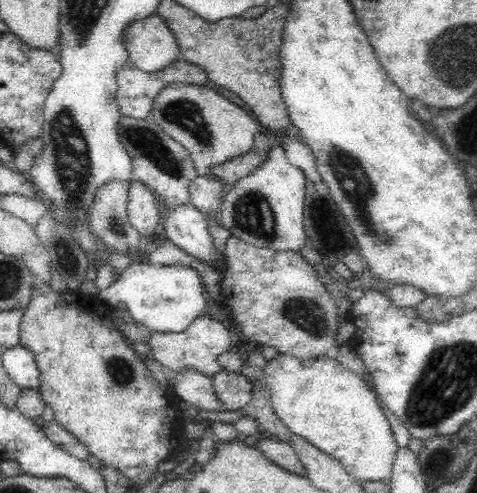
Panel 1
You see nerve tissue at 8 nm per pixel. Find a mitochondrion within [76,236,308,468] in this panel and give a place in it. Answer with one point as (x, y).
(120, 370)

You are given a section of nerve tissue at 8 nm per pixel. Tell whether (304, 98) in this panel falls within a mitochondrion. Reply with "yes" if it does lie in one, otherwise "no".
no

